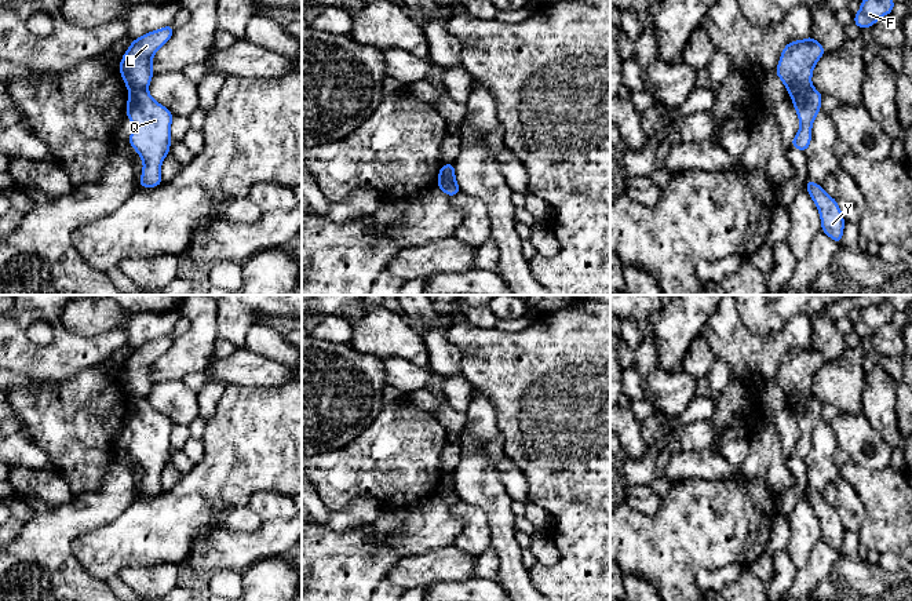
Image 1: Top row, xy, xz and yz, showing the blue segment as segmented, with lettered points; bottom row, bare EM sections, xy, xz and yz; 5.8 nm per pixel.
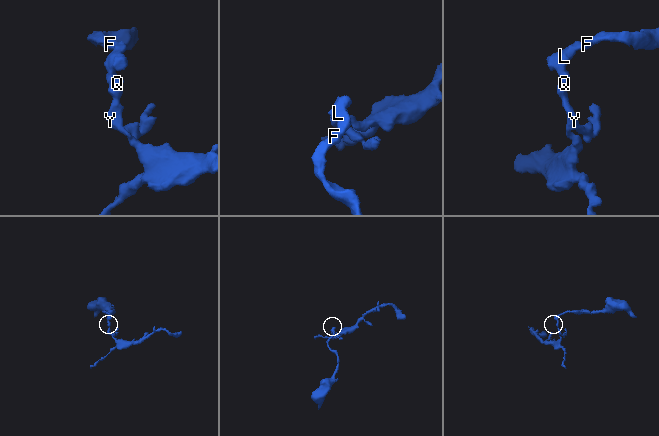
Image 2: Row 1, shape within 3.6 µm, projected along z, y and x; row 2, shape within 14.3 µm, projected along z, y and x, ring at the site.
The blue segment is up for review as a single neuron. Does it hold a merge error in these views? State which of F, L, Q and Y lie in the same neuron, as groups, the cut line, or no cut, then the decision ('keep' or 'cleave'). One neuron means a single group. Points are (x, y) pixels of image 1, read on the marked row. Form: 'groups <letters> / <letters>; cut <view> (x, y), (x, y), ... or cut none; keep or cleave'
groups F L / Q Y; cut yz (810, 86), (792, 97); cleave

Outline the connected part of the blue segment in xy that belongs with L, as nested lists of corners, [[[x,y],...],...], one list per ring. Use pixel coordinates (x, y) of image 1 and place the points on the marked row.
[[[168,25],[149,32],[131,43],[118,65],[118,70],[129,91],[147,90],[154,76],[152,70],[153,57],[169,40],[174,32],[175,29]]]

